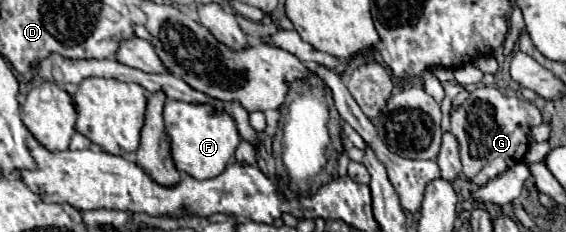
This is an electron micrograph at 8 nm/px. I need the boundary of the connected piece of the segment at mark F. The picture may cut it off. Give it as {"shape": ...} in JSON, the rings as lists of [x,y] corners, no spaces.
{"shape":[[[170,99],[164,105],[164,123],[170,137],[170,149],[172,149],[172,159],[176,167],[192,175],[194,179],[218,177],[232,161],[236,147],[242,141],[232,115],[218,113],[210,103],[196,105],[196,103]]]}

